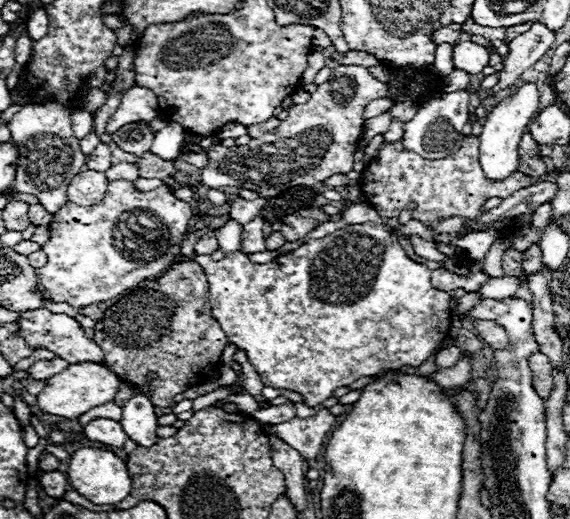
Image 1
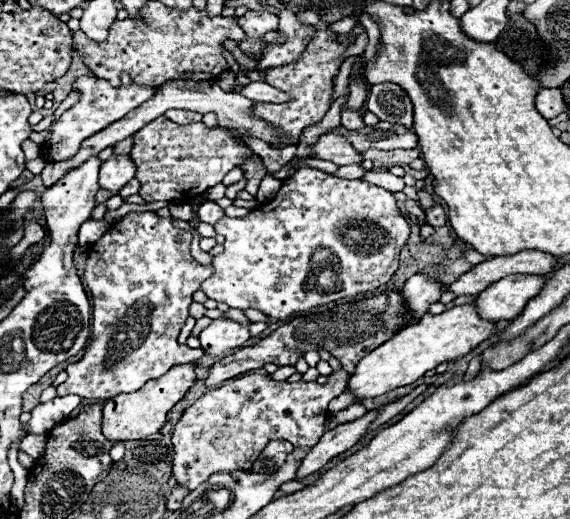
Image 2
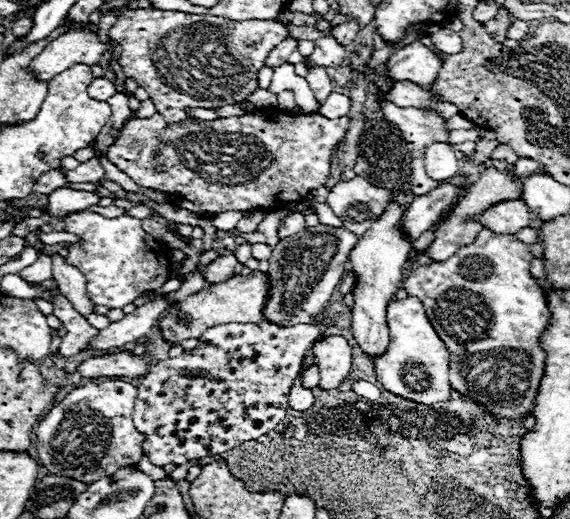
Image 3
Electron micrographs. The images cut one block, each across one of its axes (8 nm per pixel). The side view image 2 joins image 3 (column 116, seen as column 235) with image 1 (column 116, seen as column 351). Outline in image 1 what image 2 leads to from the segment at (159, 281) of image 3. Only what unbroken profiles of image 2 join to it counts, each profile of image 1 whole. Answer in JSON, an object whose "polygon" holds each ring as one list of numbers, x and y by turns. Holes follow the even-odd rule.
{"polygon":[[114,180,108,184,102,202,92,206,78,206,74,202,66,202,54,214,50,222,50,240,42,246,44,254,48,256,48,262,40,270,36,270,36,274,50,302,68,302,74,308,106,302,136,288,142,280,168,270,180,258,180,246,186,238,188,224,192,218,192,206,188,202,178,200,168,184,162,184,156,190,144,194,138,192,130,180],[124,212,128,214,128,220,120,220]]}

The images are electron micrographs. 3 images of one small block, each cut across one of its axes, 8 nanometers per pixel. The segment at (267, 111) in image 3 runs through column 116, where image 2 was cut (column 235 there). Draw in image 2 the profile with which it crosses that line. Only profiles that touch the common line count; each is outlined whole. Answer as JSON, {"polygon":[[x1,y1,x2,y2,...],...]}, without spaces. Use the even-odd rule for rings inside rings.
{"polygon":[[164,116,156,118,154,122,138,130,138,134,134,134,134,146,130,156,136,162,140,196,146,202,194,198,198,194,204,194,208,188,220,184,222,178,238,166,246,176,246,190,256,196,258,184,268,174,262,158,248,146,244,146,230,128,206,128,202,122,180,126]]}

